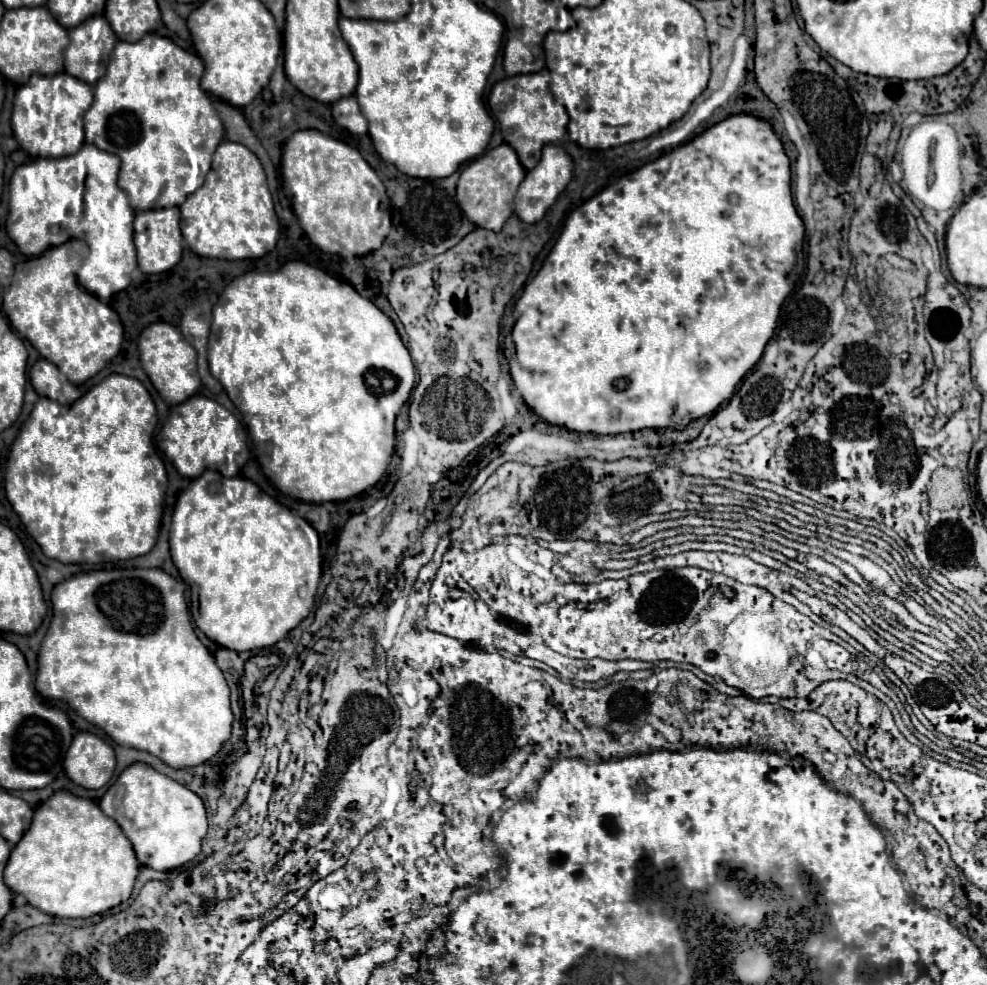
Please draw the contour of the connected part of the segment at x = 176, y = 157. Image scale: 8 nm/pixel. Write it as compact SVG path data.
M146 34L140 42L118 42L110 54L106 76L94 86L94 102L84 114L86 142L112 152L122 160L118 186L128 192L134 210L180 206L210 170L212 154L222 142L224 128L210 96L200 88L204 64L196 54L176 46L170 38Z

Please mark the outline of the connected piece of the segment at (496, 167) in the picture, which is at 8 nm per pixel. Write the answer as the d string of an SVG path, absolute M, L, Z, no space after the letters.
M500 144L498 148L488 150L486 154L472 160L462 170L460 180L458 180L456 200L472 224L480 228L488 228L492 232L500 232L504 222L510 218L514 210L514 196L524 176L526 172L522 164L518 162L516 152L508 144Z

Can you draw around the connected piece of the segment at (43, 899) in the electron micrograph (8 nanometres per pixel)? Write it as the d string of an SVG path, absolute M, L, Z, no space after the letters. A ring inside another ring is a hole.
M58 790L34 810L28 832L12 848L4 882L44 914L90 918L130 898L138 868L130 840L98 804Z

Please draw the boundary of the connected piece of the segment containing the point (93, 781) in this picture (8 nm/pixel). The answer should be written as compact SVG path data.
M78 732L66 752L64 770L68 778L88 790L98 790L114 774L114 750L96 734Z

